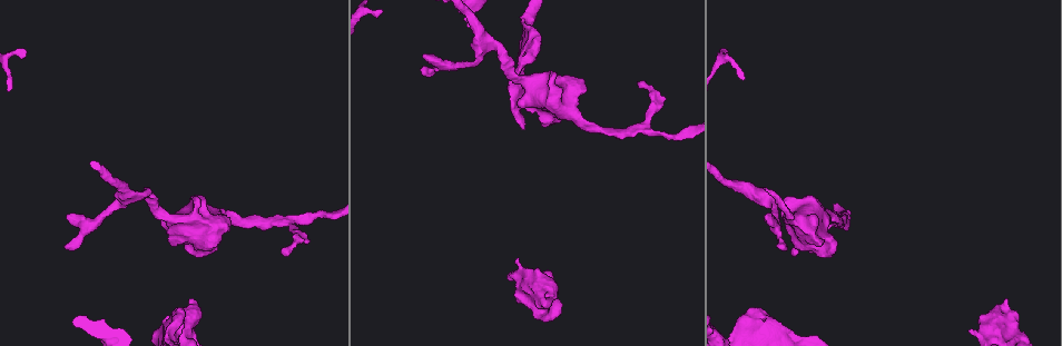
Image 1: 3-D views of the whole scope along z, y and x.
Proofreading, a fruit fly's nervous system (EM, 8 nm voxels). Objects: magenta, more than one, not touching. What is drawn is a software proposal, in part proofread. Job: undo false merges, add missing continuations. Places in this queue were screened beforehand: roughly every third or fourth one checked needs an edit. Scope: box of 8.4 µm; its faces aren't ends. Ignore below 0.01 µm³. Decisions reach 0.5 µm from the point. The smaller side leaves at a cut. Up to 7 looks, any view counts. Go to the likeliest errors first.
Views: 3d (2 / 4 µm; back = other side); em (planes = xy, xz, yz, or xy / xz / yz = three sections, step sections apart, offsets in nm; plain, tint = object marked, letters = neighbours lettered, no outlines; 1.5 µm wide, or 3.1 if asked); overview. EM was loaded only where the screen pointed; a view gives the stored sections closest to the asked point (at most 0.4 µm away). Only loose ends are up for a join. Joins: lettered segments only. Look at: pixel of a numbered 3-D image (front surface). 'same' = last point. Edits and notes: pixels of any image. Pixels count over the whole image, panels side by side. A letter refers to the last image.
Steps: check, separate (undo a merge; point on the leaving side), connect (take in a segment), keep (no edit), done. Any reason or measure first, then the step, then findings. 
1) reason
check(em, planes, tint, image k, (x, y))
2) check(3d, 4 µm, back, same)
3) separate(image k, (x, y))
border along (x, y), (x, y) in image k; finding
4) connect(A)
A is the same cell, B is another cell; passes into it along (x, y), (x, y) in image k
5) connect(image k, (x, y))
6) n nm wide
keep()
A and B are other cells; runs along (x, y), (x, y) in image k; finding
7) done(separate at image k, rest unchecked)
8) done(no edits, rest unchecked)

an open end
check(3d, 4 µm, image 1, (545, 294))

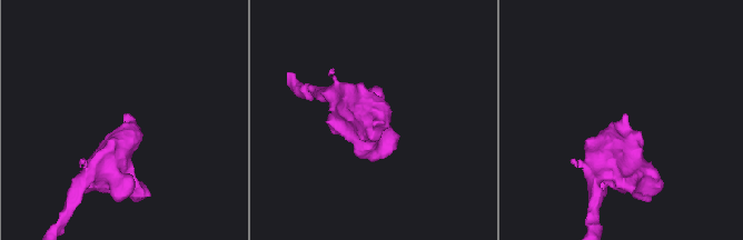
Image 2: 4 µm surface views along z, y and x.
check(em, planes, letters, image 2, (627, 114))

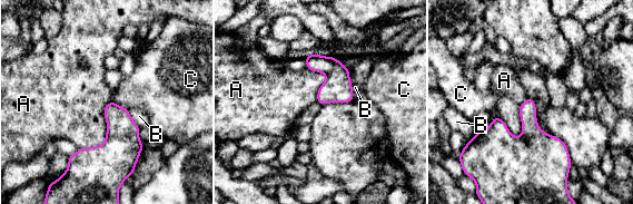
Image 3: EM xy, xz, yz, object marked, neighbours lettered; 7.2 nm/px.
keep()
A, B and C are other cells; border along (528, 97), (520, 108), (518, 139) in image 3; none of them fits

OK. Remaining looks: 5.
check(3d, 2 µm, image 1, (177, 320))

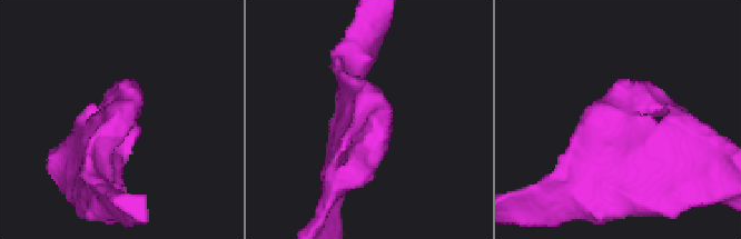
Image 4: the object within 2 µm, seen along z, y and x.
check(em, planes, letters, image 4, (629, 123))

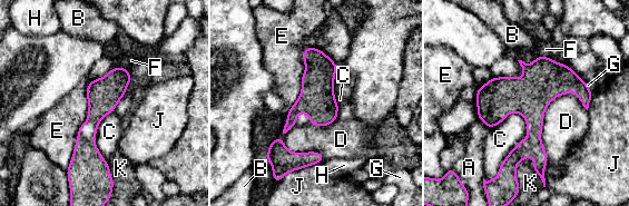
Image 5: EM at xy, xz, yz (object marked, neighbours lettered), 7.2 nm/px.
260 nm wide
keep()
A, B, C, D, E, F, G, H, J and K are other cells; border along (520, 113), (526, 135), (497, 173) in image 5; one neuron here

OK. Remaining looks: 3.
check(3d, 4 µm, image 1, (68, 215))

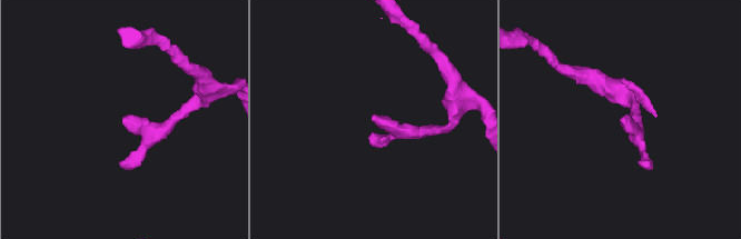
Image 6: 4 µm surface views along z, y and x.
need the tissue
check(em, yz, step 8, tint, image 6, (621, 119))

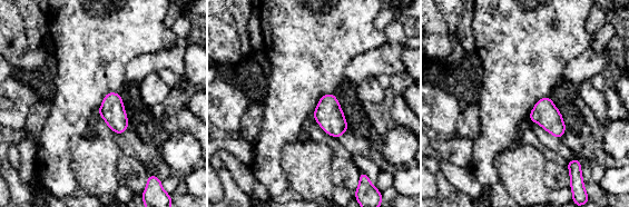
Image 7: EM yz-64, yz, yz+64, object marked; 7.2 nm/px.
check(em, planes, letters, same)

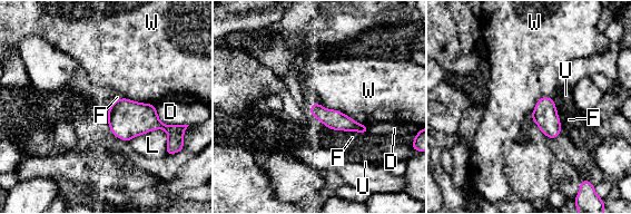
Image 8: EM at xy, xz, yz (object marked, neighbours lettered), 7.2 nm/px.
120 nm wide
keep()
D, F, L, U and W are other cells; border along (314, 100), (368, 126) in image 8; no lettered segment goes on from it

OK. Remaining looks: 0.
done(no edits, rest unchecked)

